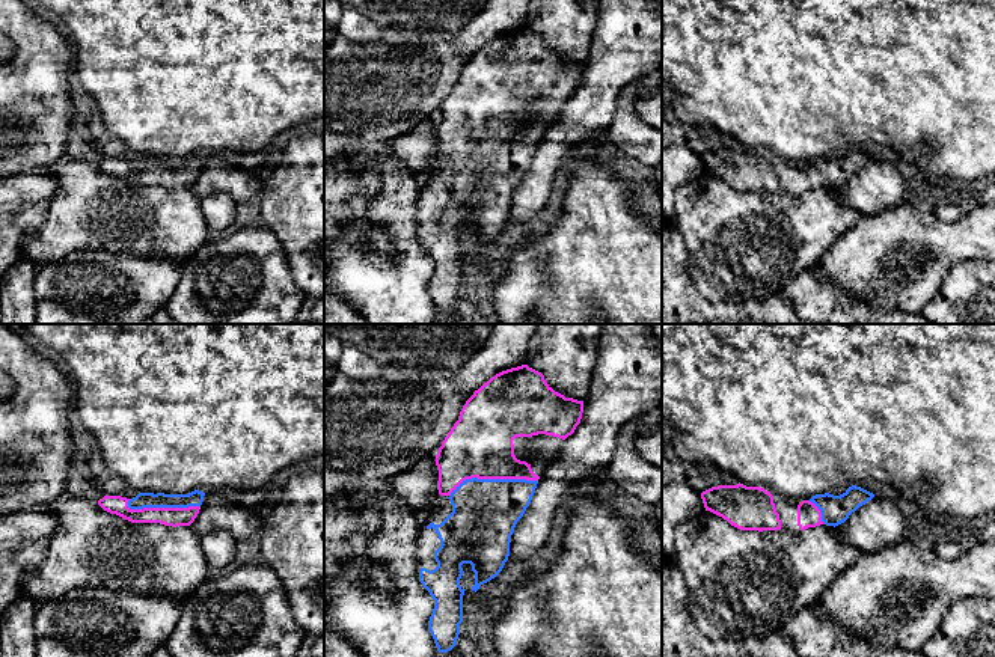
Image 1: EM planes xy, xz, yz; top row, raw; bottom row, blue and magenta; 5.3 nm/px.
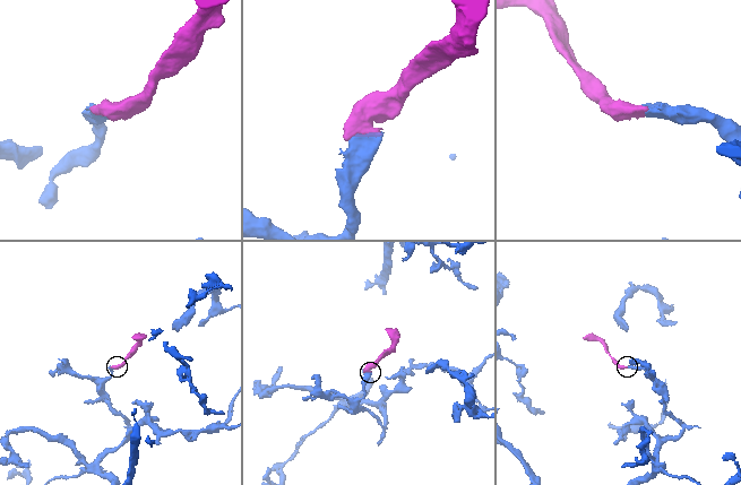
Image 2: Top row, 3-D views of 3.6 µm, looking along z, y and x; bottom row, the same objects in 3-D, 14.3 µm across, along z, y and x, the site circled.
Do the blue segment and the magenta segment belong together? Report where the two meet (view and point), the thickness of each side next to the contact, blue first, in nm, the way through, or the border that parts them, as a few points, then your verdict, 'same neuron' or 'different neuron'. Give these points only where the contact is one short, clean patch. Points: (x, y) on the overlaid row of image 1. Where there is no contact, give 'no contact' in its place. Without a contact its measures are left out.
contact xz (492, 479); calibres 360 and 360 nm; way xz (484, 513), (492, 479), (480, 467), (480, 445); same neuron

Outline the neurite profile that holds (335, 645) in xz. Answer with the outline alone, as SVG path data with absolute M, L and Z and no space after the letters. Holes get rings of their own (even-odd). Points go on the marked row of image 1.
M324 622L324 657L365 657Z

